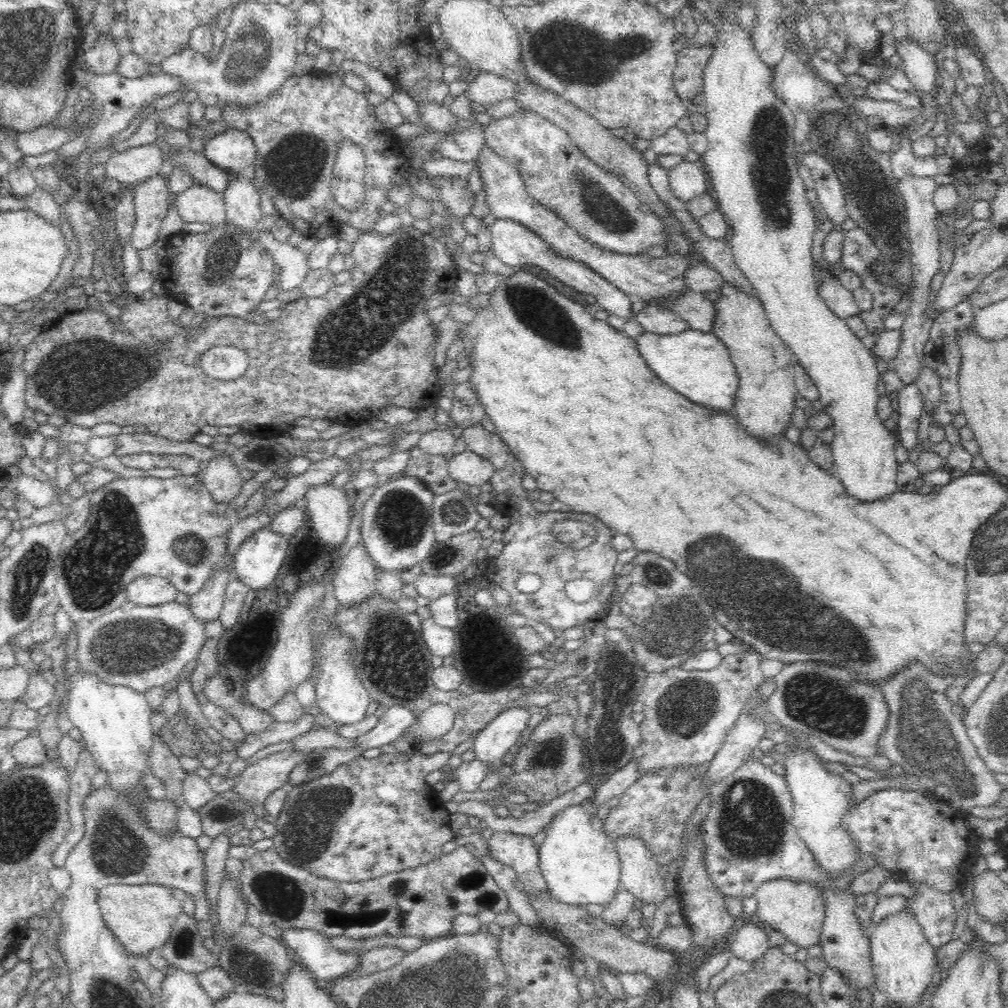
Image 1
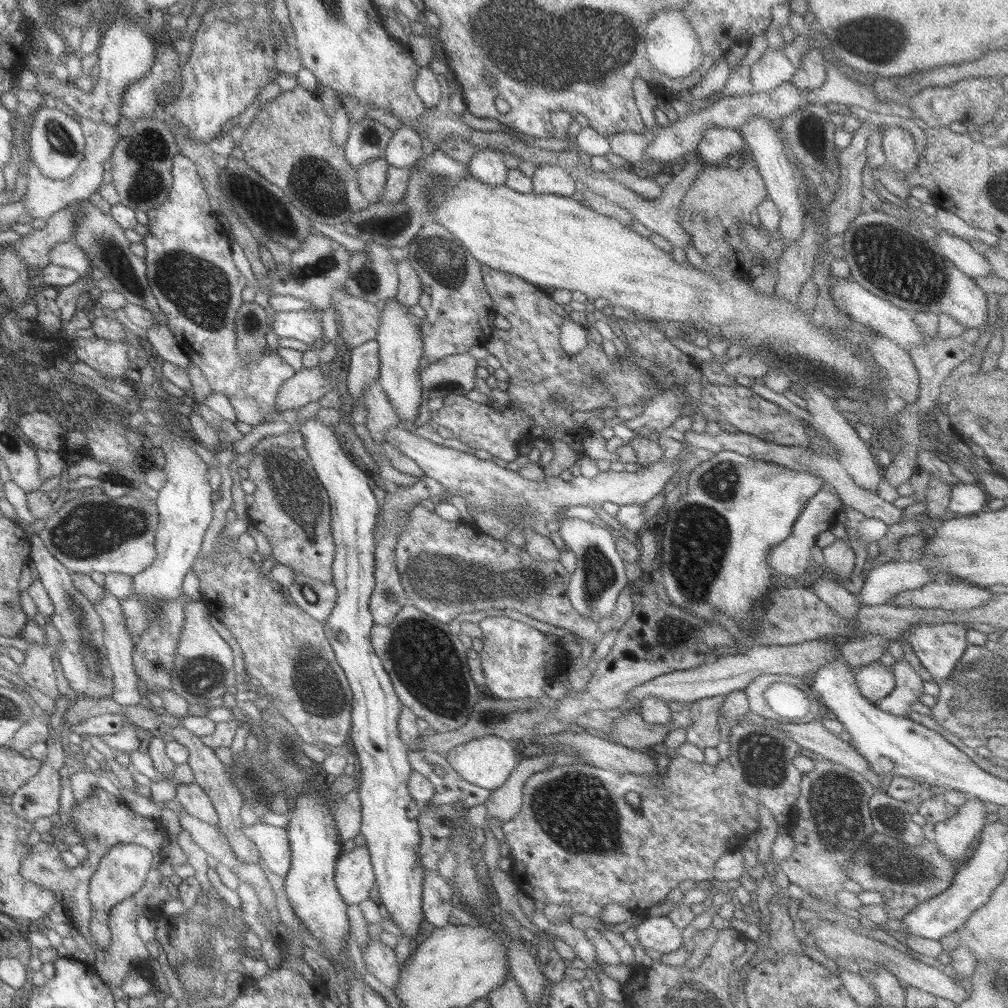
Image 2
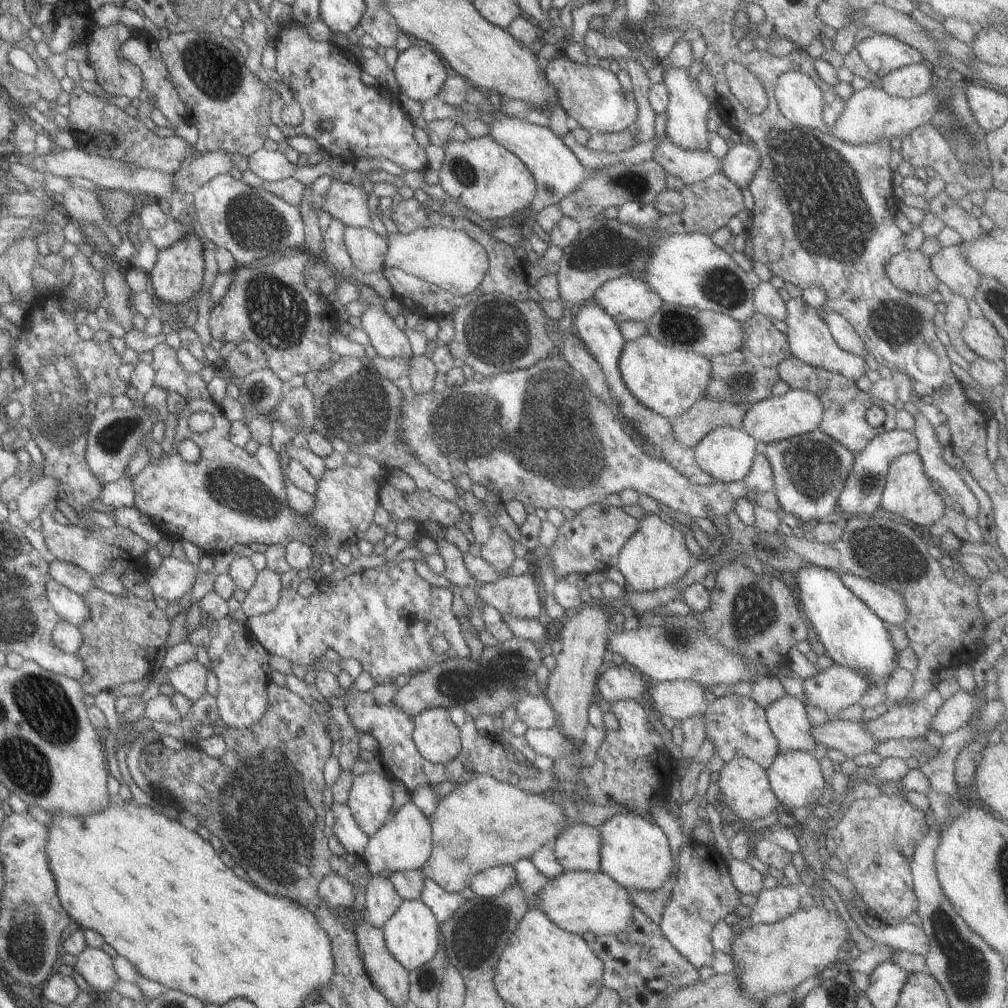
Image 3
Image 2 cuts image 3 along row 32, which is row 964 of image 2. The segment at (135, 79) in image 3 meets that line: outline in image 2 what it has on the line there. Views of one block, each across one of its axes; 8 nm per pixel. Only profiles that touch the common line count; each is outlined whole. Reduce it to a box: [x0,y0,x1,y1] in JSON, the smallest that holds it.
[20,788,180,986]

